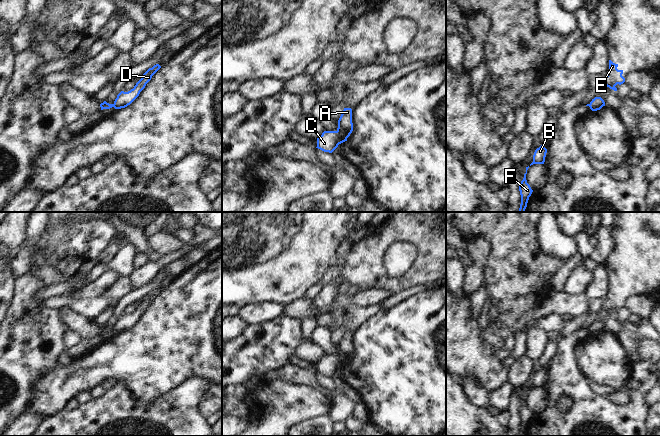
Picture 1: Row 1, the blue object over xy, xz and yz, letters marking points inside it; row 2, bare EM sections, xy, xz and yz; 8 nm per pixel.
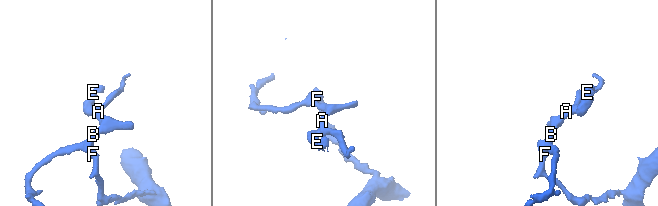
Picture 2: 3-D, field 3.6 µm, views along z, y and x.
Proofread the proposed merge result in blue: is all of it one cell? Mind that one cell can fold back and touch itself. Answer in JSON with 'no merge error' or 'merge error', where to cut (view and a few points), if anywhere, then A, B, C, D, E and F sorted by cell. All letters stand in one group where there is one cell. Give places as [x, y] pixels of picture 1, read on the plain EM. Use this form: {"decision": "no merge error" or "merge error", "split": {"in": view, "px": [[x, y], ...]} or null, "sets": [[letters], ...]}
{"decision": "merge error", "split": {"in": "xz", "px": [[337, 354], [344, 365]]}, "sets": [["A", "B", "D", "F"], ["C", "E"]]}

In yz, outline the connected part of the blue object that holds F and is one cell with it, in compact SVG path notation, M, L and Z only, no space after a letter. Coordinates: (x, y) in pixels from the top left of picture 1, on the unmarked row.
M542 368L539 372L535 374L533 379L533 386L528 391L526 391L526 397L524 398L524 402L519 410L519 415L521 419L521 428L518 436L525 436L529 421L533 416L533 414L531 413L530 409L527 407L526 404L527 394L533 388L544 388L546 377L547 377L547 373Z

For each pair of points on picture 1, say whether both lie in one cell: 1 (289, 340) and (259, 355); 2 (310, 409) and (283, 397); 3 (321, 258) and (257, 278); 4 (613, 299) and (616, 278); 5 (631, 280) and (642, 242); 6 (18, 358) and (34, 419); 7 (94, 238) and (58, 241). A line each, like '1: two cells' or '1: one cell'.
1: one cell
2: one cell
3: one cell
4: one cell
5: one cell
6: two cells
7: one cell

